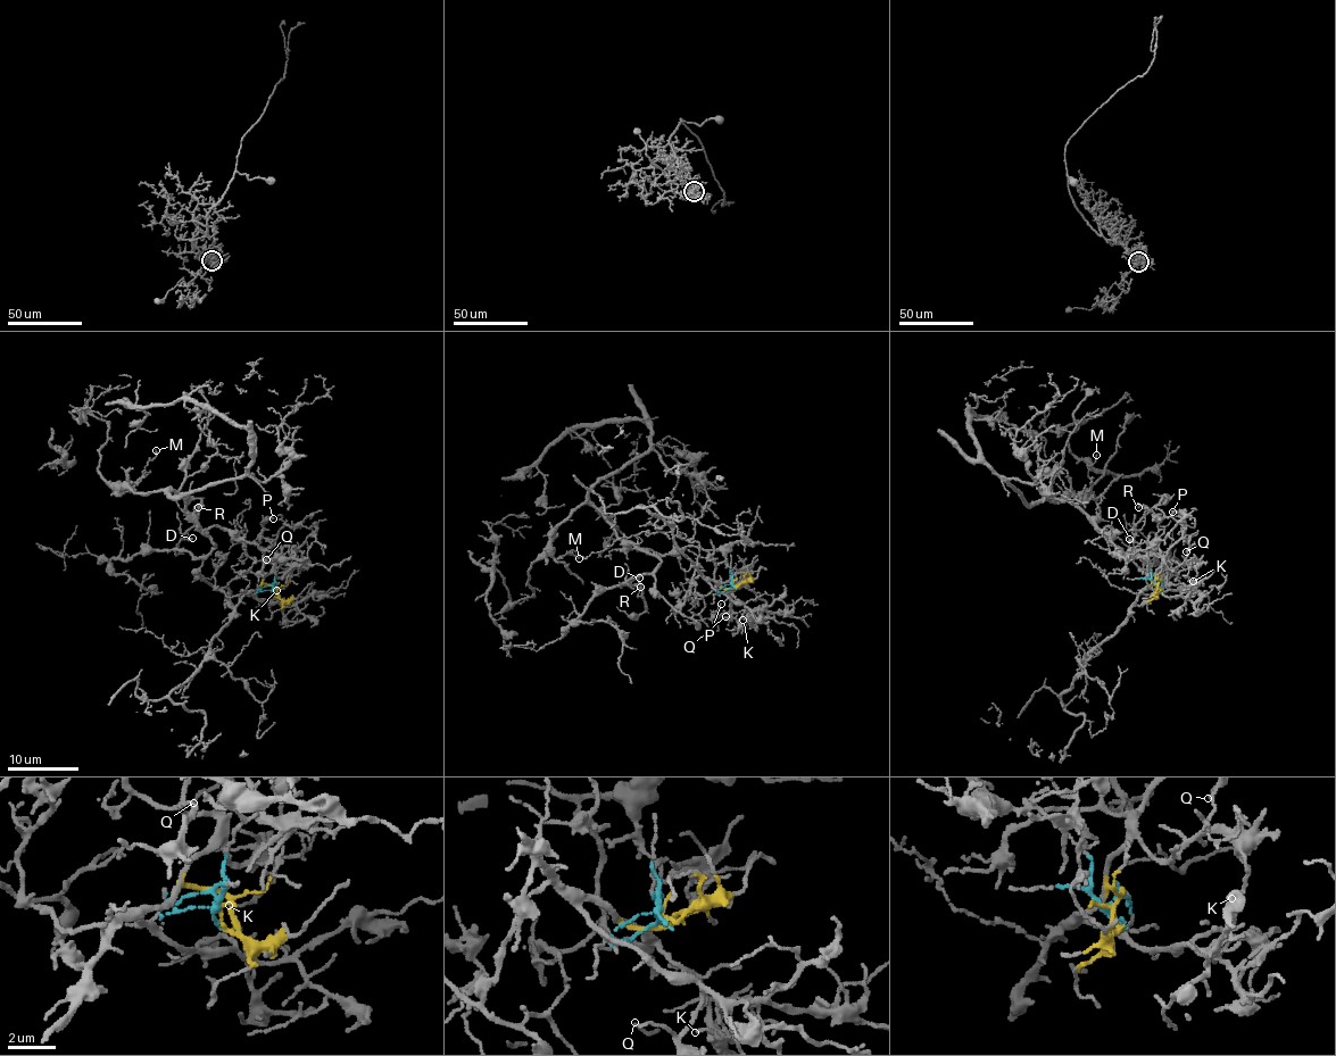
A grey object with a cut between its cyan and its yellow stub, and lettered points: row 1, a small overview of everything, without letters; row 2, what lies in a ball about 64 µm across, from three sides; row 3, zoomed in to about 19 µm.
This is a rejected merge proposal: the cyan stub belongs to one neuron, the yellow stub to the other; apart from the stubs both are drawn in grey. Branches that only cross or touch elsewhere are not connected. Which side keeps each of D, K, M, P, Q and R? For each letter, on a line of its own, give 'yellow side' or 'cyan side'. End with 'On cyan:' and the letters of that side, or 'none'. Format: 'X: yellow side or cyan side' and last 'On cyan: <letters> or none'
D: cyan side
K: yellow side
M: cyan side
P: yellow side
Q: yellow side
R: cyan side
On cyan: D, M, R

